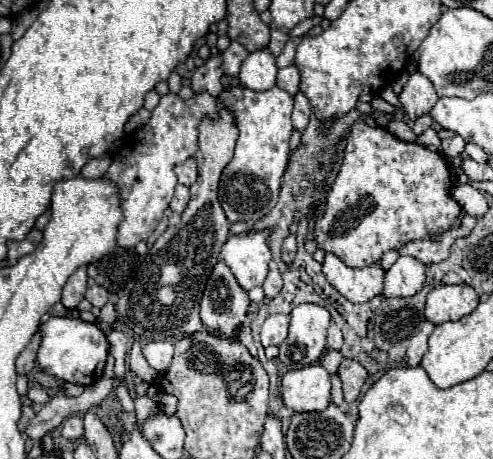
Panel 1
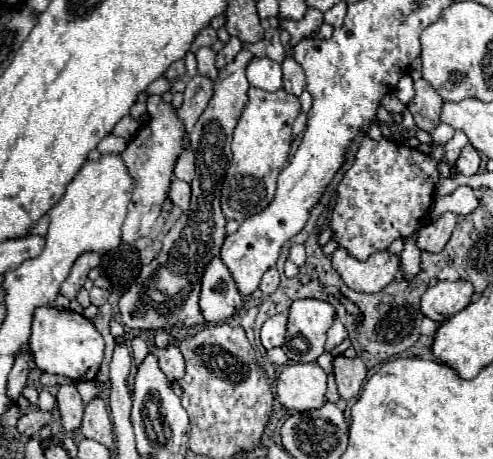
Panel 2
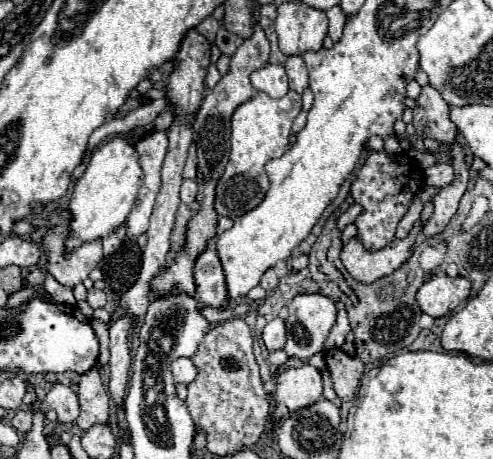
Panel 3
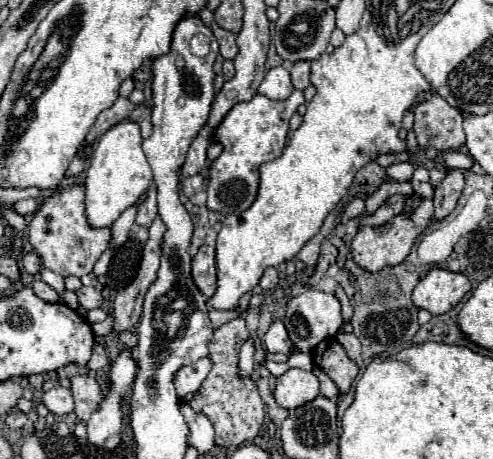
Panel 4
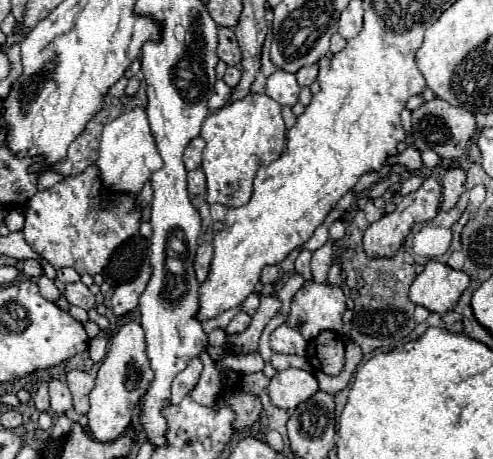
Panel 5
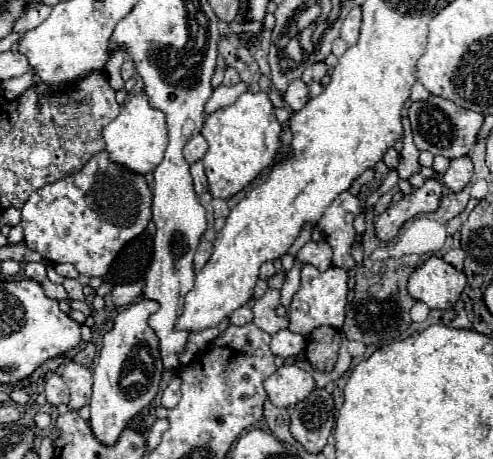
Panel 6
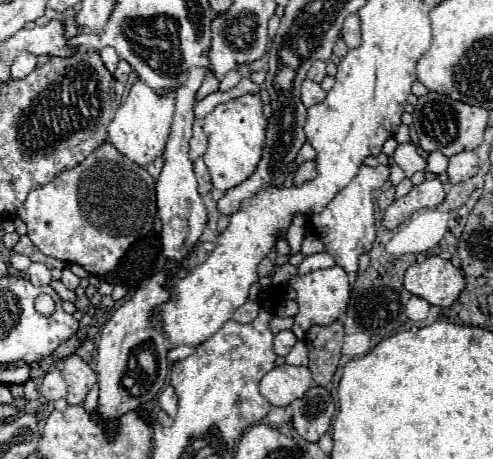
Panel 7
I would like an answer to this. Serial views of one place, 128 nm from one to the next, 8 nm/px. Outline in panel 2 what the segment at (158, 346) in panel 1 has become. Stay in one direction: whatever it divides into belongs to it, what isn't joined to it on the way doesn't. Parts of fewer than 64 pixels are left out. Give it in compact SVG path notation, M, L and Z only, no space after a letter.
M164 348L164 352L156 352L156 356L160 356L160 370L170 382L178 382L184 378L186 366L178 348Z

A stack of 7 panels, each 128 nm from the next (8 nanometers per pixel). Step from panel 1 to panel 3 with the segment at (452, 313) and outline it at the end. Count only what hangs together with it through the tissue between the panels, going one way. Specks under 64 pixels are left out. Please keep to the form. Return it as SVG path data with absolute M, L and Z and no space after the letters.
M434 274L416 292L416 302L422 312L438 318L448 316L470 296L470 280L464 276L450 278L448 274Z

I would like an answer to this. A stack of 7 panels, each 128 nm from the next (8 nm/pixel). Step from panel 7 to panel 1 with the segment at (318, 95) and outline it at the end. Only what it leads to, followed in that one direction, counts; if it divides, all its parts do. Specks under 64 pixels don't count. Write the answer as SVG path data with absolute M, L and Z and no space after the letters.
M258 50L248 54L248 58L242 62L238 78L246 88L268 90L276 86L276 74L278 74L276 58L266 50Z

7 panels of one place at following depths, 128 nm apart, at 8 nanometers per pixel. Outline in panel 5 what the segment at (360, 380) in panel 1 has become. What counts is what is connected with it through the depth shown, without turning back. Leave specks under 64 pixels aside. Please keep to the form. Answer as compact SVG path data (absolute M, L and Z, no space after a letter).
M332 330L320 332L308 342L306 358L314 370L322 370L328 376L338 376L344 366L344 342L340 334Z

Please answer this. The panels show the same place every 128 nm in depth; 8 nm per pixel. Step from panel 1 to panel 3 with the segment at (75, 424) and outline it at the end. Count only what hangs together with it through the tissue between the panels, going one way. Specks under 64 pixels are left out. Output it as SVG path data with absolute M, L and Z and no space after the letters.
M54 384L46 398L40 404L42 412L54 410L58 414L58 422L76 422L76 416L80 414L78 396L74 390L70 390L64 384Z

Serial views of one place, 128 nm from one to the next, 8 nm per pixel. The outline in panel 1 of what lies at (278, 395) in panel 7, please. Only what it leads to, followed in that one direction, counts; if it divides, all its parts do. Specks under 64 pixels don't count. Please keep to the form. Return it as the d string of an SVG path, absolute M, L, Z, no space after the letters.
M322 364L290 370L282 376L282 400L294 412L318 412L330 404L330 374Z

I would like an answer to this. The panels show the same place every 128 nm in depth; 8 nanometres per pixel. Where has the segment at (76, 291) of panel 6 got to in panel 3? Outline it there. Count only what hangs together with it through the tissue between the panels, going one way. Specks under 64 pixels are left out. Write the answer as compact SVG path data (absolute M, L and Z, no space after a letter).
M90 288L90 290L88 290L86 302L88 302L92 308L104 308L104 304L106 304L106 294L104 294L102 290Z

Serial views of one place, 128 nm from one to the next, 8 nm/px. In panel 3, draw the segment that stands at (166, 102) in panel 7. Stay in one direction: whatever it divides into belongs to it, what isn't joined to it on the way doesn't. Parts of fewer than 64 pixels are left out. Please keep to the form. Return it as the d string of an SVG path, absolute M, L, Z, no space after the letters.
M120 134L108 138L102 146L98 146L98 150L94 150L84 174L76 180L72 200L68 204L68 210L72 212L72 222L70 222L72 234L66 240L68 250L78 248L82 242L106 238L108 234L114 232L116 226L120 226L128 218L136 202L138 190L144 182L144 172L138 164L138 158L140 156L134 144L130 144Z

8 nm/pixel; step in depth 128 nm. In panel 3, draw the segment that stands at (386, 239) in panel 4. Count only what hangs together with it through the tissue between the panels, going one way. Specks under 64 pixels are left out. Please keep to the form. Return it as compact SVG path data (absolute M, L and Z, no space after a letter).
M416 220L414 228L408 232L406 238L402 240L396 238L388 246L374 250L374 252L366 250L358 238L352 238L342 250L342 262L356 280L364 284L376 282L378 278L392 274L396 268L400 268L410 258L414 242L418 234L422 232L422 226L424 222Z

